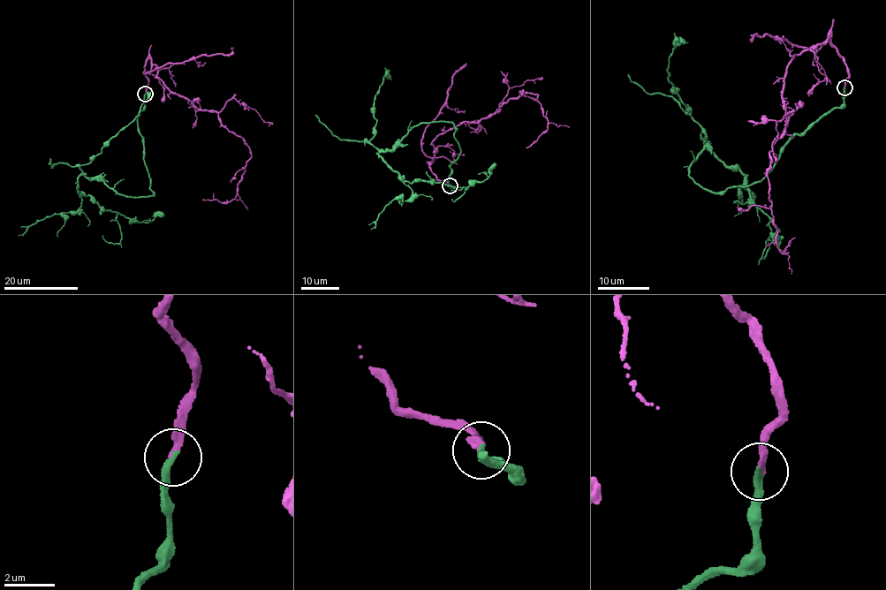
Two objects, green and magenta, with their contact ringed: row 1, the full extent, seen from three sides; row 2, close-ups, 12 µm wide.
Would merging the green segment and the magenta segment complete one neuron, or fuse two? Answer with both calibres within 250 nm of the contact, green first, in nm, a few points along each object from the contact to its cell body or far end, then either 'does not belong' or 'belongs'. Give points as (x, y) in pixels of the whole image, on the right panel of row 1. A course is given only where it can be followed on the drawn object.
280 nm thick on the green side, 260 nm on the other; green runs (844, 87), (844, 103), (743, 186), (716, 192), (688, 175), (701, 133), (747, 176), (773, 241); magenta runs (844, 87), (848, 68), (829, 36), (789, 63), (789, 120), (767, 178), (776, 245), (783, 253), (790, 240); belongs

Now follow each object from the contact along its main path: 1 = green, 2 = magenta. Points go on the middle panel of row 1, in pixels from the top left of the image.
1: (450, 186), (460, 152), (450, 122), (420, 124), (377, 154), (407, 182), (464, 188), (487, 179), (495, 163)
2: (450, 186), (429, 169), (433, 140), (528, 93), (539, 94), (548, 118), (547, 130), (526, 147)

